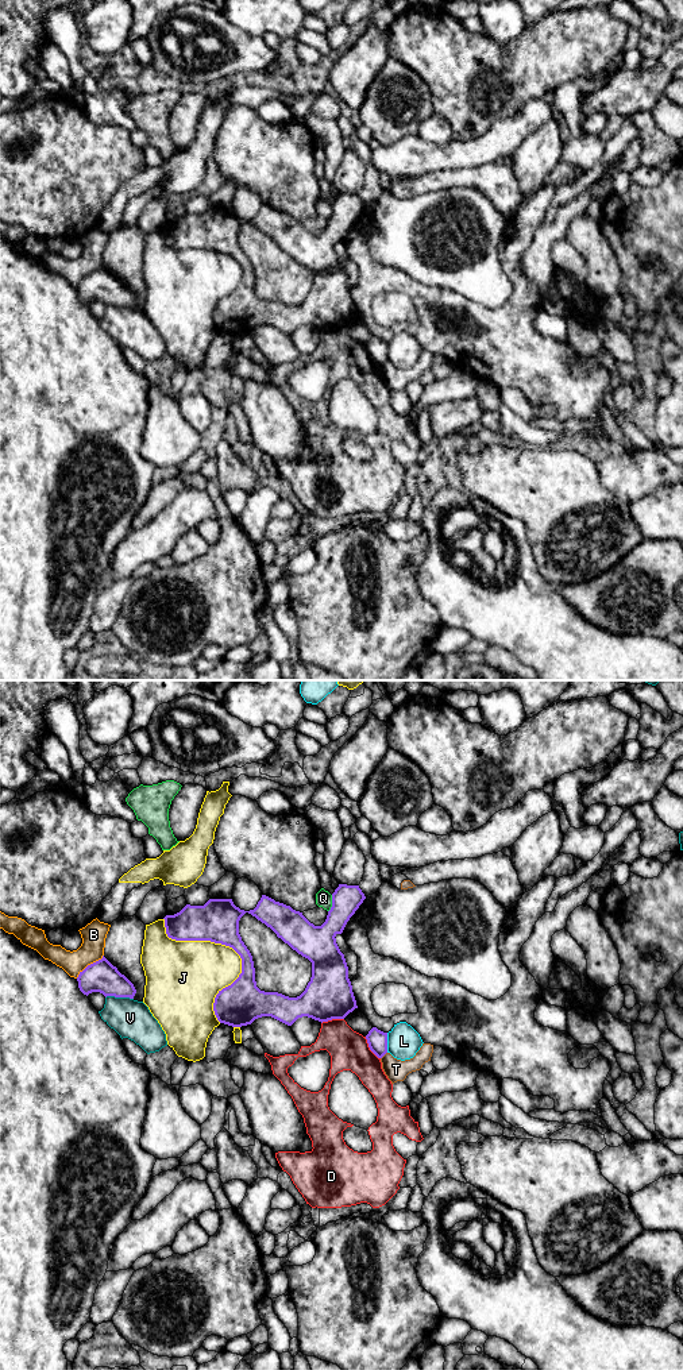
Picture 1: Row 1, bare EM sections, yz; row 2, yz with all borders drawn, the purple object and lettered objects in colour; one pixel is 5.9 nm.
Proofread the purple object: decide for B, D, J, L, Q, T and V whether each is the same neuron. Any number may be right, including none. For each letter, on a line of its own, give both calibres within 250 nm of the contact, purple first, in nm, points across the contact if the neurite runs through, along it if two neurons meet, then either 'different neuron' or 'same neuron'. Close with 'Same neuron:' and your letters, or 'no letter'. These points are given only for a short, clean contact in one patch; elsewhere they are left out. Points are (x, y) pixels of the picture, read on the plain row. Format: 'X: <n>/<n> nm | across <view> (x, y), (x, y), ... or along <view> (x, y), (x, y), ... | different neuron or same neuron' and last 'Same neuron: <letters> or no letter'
B: 190/150 nm | different neuron
D: 120/240 nm | different neuron
J: 260/360 nm | different neuron
L: 120/190 nm | different neuron
Q: 200/100 nm | different neuron
T: 120/130 nm | along yz (386, 361), (381, 367) | different neuron
V: 190/220 nm | different neuron
Same neuron: no letter

